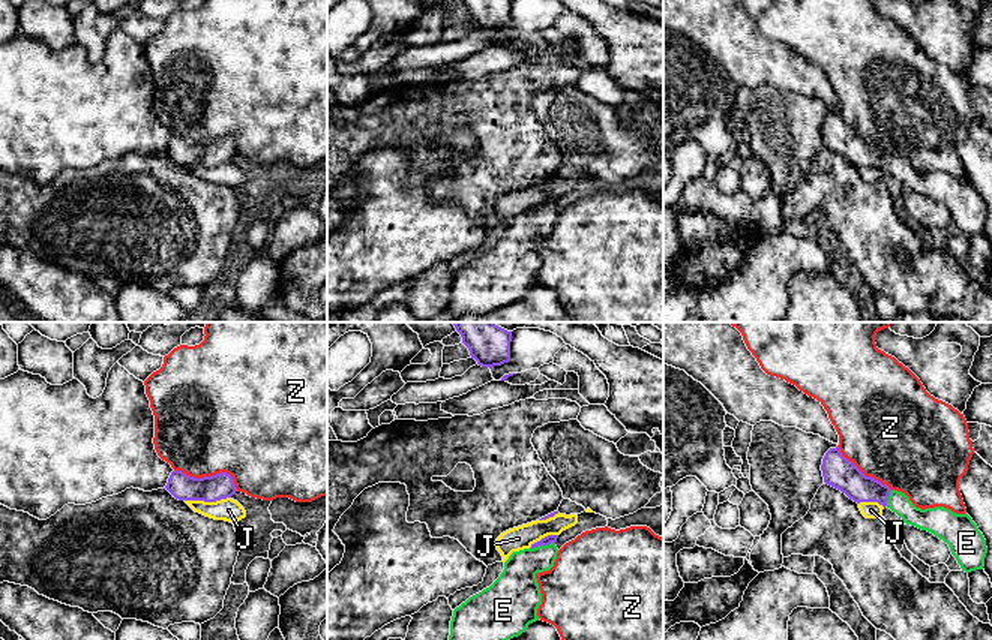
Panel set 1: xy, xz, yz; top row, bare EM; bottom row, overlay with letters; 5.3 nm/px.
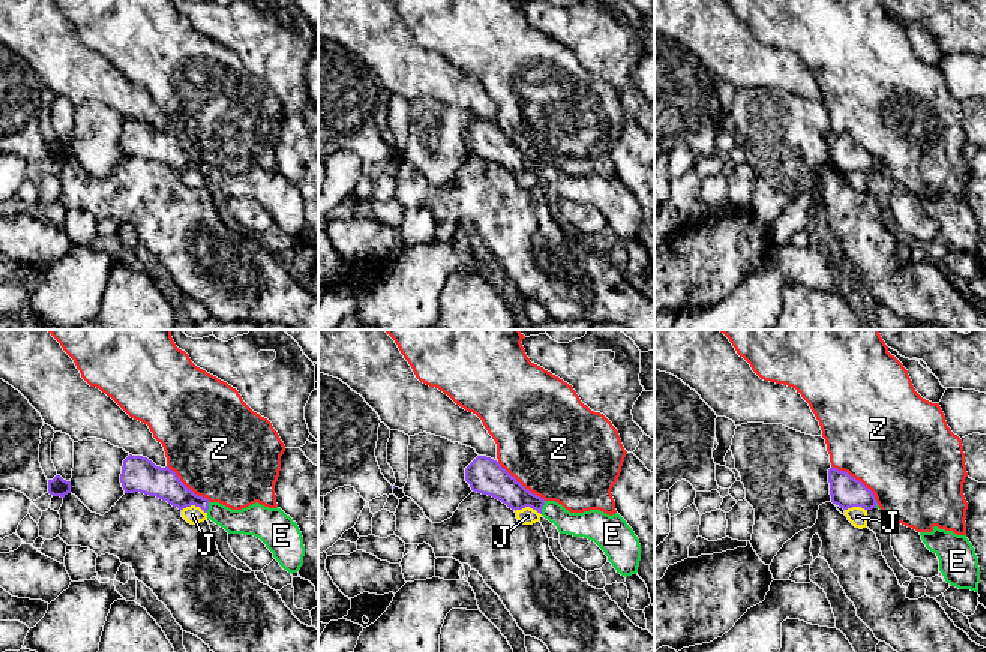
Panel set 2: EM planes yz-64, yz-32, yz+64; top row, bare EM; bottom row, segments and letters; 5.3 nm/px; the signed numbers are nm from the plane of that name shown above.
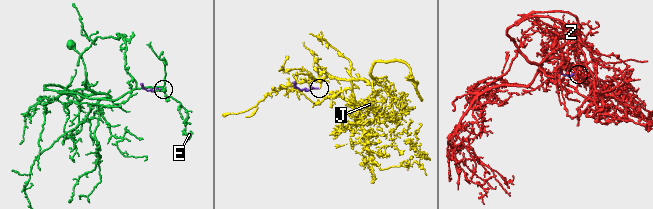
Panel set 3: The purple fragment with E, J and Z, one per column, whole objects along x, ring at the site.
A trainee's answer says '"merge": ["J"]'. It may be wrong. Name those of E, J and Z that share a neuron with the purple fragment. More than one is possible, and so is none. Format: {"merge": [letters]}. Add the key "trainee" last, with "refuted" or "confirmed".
{"merge": ["E"], "trainee": "refuted"}

